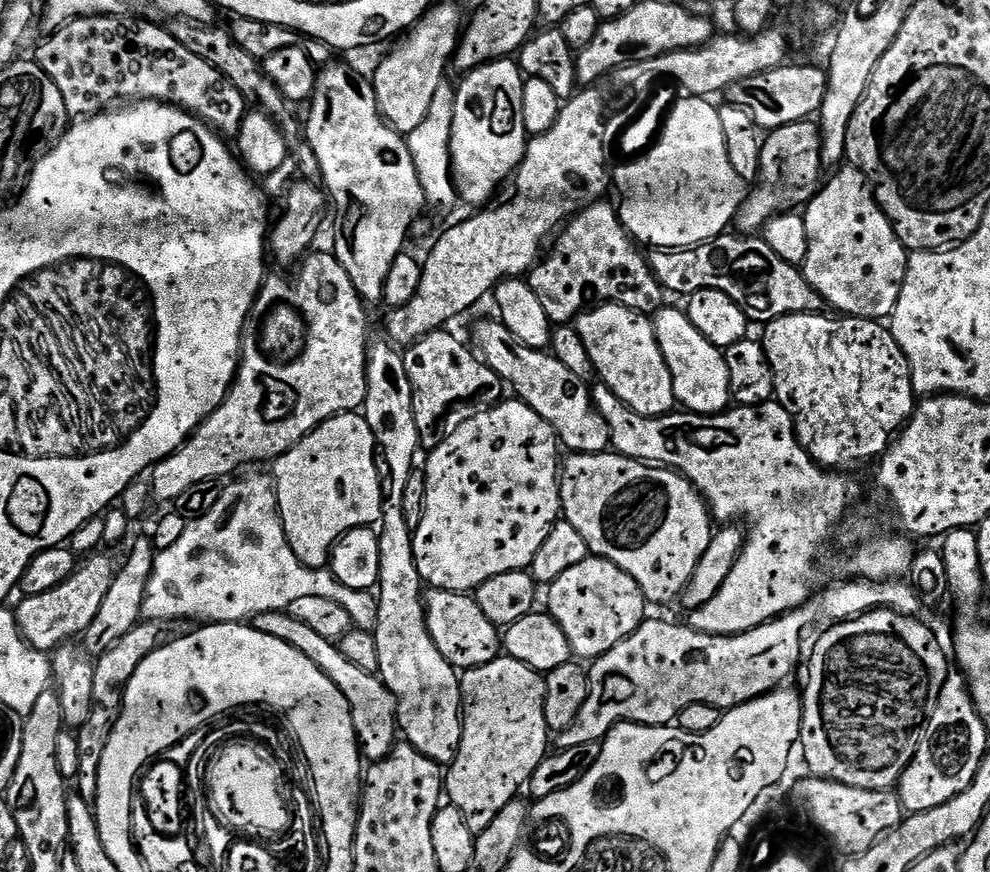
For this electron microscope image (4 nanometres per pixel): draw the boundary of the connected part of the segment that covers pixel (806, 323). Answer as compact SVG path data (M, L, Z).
M803 312L802 314L790 314L777 320L770 321L763 325L762 343L766 350L766 358L772 367L774 374L775 403L783 406L790 414L792 427L796 430L798 442L810 454L810 458L815 460L821 468L825 470L848 470L851 464L860 464L863 460L875 461L888 451L888 445L893 443L894 437L907 424L912 413L916 410L918 397L912 389L912 375L910 374L910 362L906 354L902 354L902 346L893 338L891 331L883 323L875 320L863 320L861 316L846 316L843 314L831 320L828 314L817 314L815 312Z

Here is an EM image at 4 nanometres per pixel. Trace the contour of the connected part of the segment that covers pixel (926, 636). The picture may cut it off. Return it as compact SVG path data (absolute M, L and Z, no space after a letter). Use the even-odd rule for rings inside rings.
M877 608L874 612L866 612L863 616L853 616L851 620L833 623L820 636L820 641L812 648L812 661L808 664L808 685L802 688L802 711L804 717L800 723L799 747L804 748L804 760L813 777L821 780L837 780L846 786L854 786L871 792L892 790L899 785L904 768L910 766L921 737L915 736L916 728L923 729L926 721L933 715L934 705L942 686L950 671L950 656L944 653L940 640L916 616L903 616L890 608Z

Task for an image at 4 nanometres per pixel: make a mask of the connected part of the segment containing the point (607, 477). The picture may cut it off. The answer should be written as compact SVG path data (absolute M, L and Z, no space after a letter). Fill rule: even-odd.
M615 450L573 452L563 457L560 466L560 510L563 519L568 520L582 538L586 538L589 553L626 570L626 574L638 582L649 605L668 604L675 596L676 599L683 597L684 587L690 582L714 535L714 521L708 502L686 477L670 468L631 460Z

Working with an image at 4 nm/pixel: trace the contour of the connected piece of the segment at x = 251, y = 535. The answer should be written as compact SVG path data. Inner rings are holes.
M271 475L264 476L248 476L245 480L233 479L232 485L225 487L220 493L218 502L206 514L202 514L198 519L188 523L186 530L182 534L182 538L178 538L178 542L174 542L174 546L170 546L166 550L157 552L156 561L154 562L154 570L150 574L150 582L148 583L148 596L144 599L144 620L155 620L157 622L165 622L164 620L200 620L196 622L207 622L210 624L238 624L241 622L251 621L252 617L258 614L266 614L267 612L282 612L288 609L294 602L298 602L298 598L330 598L330 602L338 602L338 606L342 606L342 610L346 610L346 614L350 614L353 625L362 629L364 632L372 632L378 622L378 602L376 601L376 592L367 592L366 590L350 590L350 586L342 586L342 582L338 582L338 578L334 578L331 570L324 568L308 568L294 554L294 550L290 550L288 539L284 533L284 524L280 521L280 511L276 505L276 485Z

